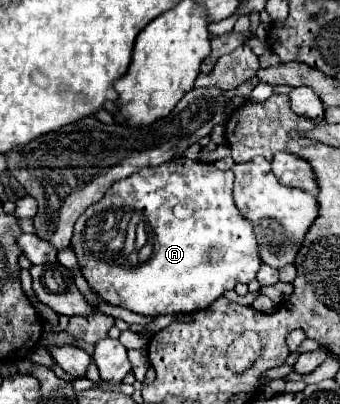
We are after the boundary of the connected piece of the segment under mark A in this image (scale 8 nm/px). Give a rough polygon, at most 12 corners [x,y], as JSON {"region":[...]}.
{"region":[[233,173],[115,181],[71,249],[101,299],[207,309],[263,261]]}

